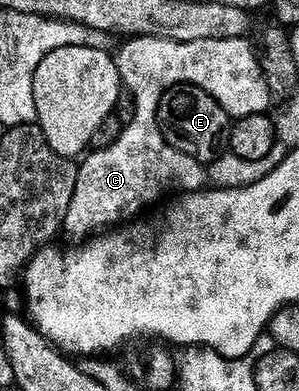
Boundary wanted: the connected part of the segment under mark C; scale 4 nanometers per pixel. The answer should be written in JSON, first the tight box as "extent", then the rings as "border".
{"extent":[63,38,273,238],"border":[[[129,38],[122,43],[123,47],[120,48],[119,54],[114,55],[114,59],[119,74],[127,74],[127,80],[122,85],[131,82],[131,86],[135,86],[133,96],[136,97],[136,116],[134,121],[126,126],[117,144],[90,155],[91,170],[85,164],[79,166],[77,188],[73,188],[73,204],[69,204],[69,212],[63,221],[63,230],[66,233],[71,233],[75,238],[87,238],[106,226],[119,228],[138,219],[142,215],[139,213],[142,212],[143,206],[161,201],[166,194],[176,193],[177,196],[183,196],[200,193],[206,187],[204,184],[208,183],[209,174],[204,165],[196,158],[173,149],[163,137],[163,130],[159,127],[159,105],[163,94],[167,90],[175,89],[171,85],[173,82],[176,86],[196,86],[209,92],[209,96],[213,96],[213,100],[217,100],[217,104],[221,104],[227,114],[235,110],[231,116],[235,120],[253,116],[251,110],[258,110],[260,114],[268,113],[272,109],[270,106],[273,105],[273,99],[265,84],[265,76],[259,67],[252,43],[243,46],[246,41],[247,38],[197,40],[199,46],[191,46],[188,42],[170,42],[164,38]]]}

